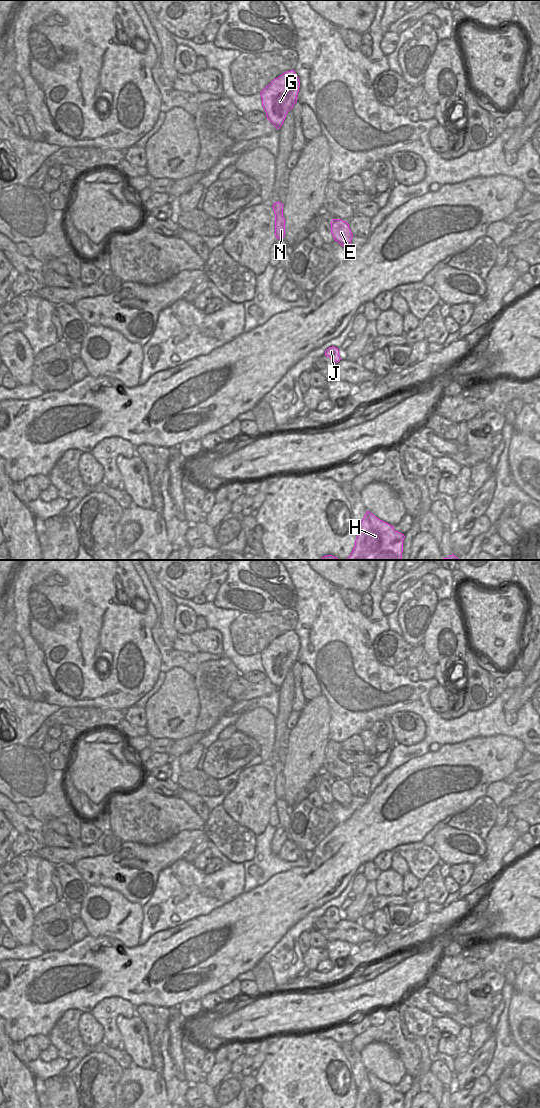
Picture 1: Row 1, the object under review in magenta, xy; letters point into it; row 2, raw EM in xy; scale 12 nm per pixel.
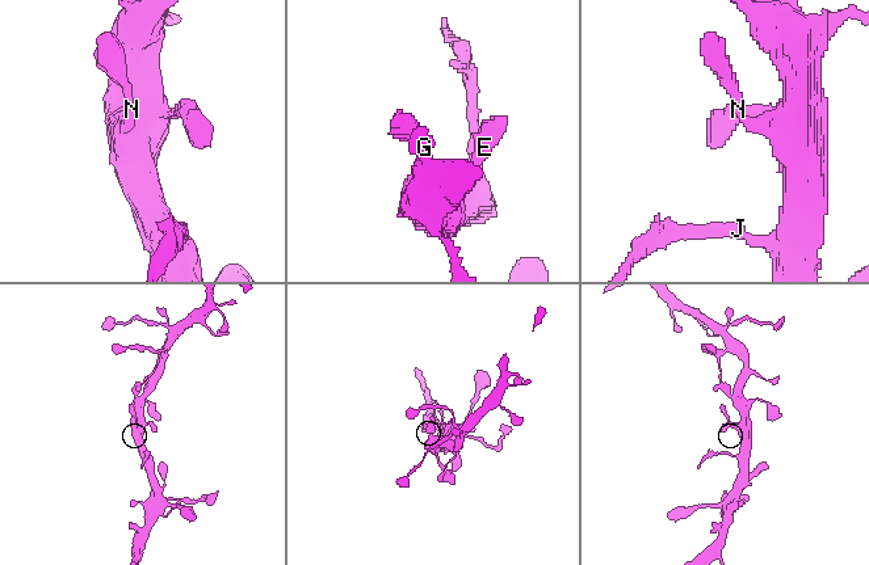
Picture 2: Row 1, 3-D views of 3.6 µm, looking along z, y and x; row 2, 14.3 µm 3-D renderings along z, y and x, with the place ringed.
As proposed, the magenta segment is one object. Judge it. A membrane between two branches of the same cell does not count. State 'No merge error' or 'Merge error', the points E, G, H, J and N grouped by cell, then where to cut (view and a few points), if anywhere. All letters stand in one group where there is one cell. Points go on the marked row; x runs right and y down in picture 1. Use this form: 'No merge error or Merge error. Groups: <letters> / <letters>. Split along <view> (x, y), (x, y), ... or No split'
Merge error. Groups: E G H N / J. Split along xy (330, 358), (336, 361).

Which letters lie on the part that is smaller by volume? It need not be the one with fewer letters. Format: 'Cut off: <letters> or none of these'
Cut off: J.

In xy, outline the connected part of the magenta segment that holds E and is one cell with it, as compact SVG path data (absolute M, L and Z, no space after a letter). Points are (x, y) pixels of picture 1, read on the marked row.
M333 219L331 221L331 233L335 241L343 247L349 247L353 234L349 228L349 224L341 219Z

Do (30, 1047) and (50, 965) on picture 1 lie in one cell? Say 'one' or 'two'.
two

